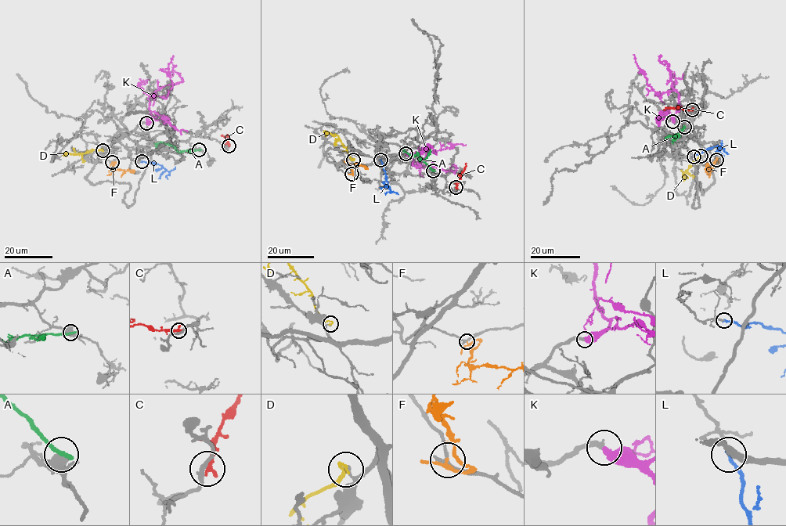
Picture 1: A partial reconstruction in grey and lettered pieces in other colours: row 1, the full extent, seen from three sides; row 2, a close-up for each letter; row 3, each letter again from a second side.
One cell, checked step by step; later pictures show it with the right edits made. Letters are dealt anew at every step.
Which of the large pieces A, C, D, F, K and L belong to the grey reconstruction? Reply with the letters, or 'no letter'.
K, L

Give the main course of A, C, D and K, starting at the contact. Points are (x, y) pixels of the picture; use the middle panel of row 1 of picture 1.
A: (433, 171), (418, 153), (412, 156), (402, 149)
C: (456, 188), (466, 163)
D: (353, 160), (337, 135), (328, 133), (325, 136)
K: (405, 153), (413, 160), (412, 165), (418, 167), (427, 153), (450, 149), (452, 145), (466, 145)

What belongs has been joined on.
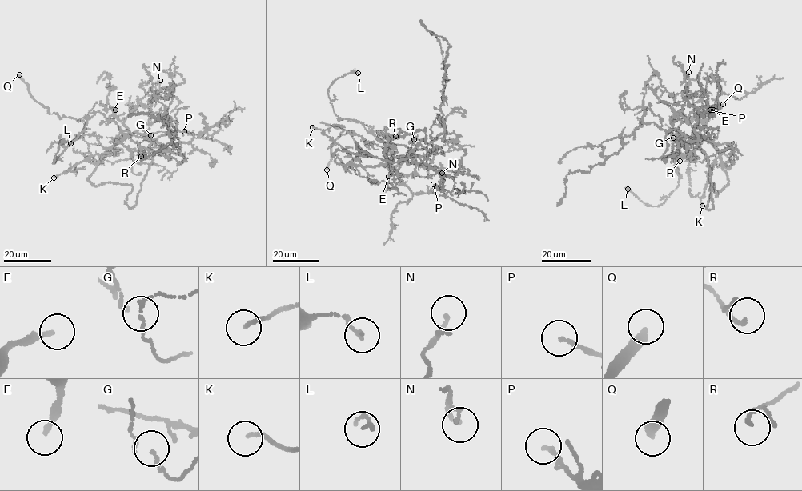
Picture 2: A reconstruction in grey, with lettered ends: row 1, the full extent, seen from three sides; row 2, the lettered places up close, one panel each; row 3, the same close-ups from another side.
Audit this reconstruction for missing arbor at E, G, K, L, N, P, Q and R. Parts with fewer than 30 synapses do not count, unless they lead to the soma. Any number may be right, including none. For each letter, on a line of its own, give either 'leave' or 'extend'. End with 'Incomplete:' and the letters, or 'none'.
E: extend
G: leave
K: extend
L: leave
N: leave
P: leave
Q: extend
R: leave
Incomplete: E, K, Q

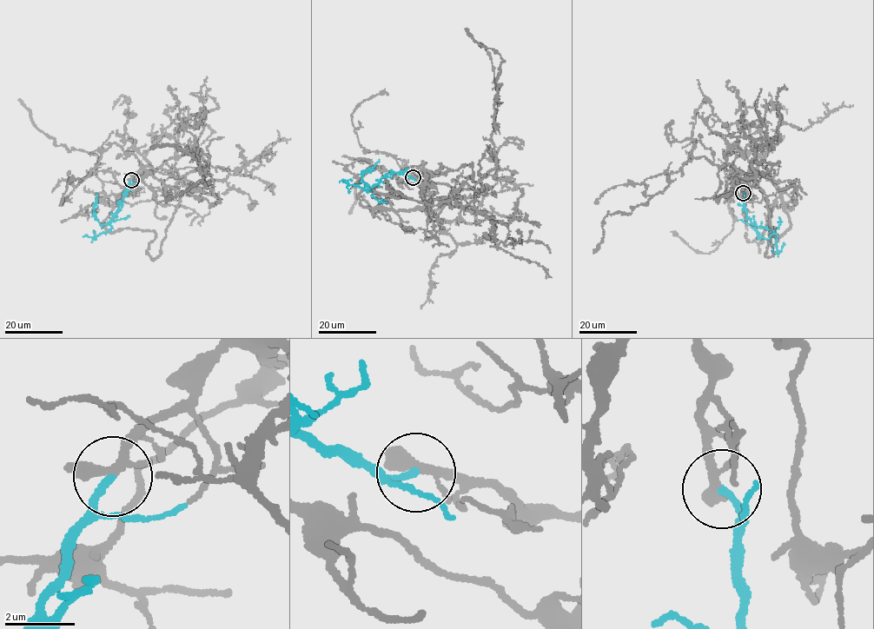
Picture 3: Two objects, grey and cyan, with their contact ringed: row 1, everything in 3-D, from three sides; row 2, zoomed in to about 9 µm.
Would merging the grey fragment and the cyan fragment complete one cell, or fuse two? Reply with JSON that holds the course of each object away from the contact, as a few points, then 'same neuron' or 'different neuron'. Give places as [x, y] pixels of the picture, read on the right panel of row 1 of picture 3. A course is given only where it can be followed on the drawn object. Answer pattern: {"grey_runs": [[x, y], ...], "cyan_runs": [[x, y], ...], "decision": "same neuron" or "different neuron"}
{"grey_runs": [[743, 193], [737, 176], [742, 173], [731, 164], [692, 158], [645, 203], [606, 215], [594, 252]], "cyan_runs": [[743, 194], [746, 216], [754, 224], [772, 233], [768, 239], [760, 237], [755, 229], [738, 219]], "decision": "same neuron"}

